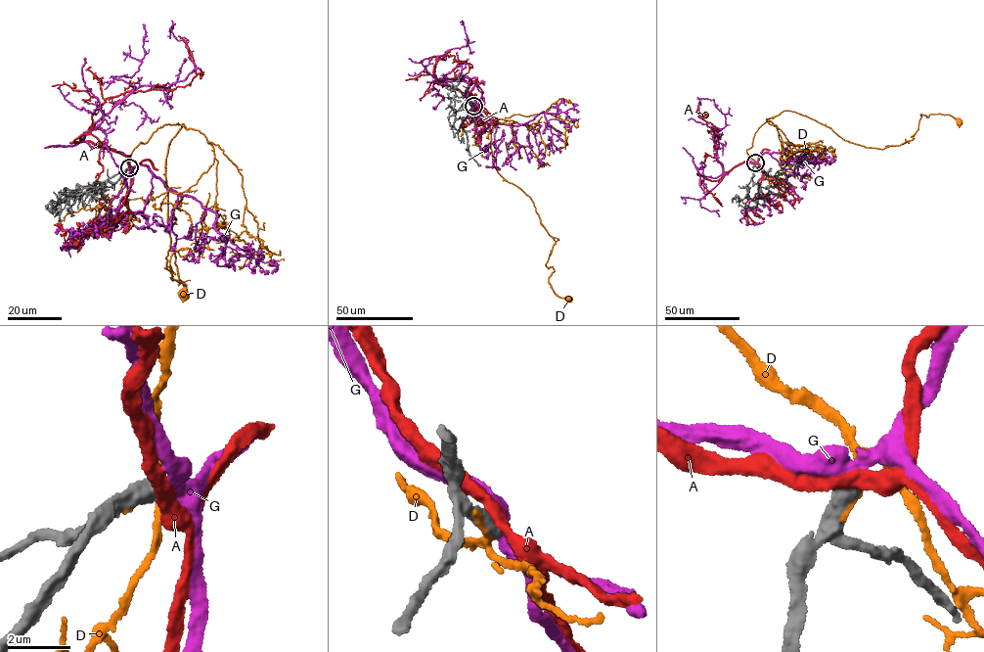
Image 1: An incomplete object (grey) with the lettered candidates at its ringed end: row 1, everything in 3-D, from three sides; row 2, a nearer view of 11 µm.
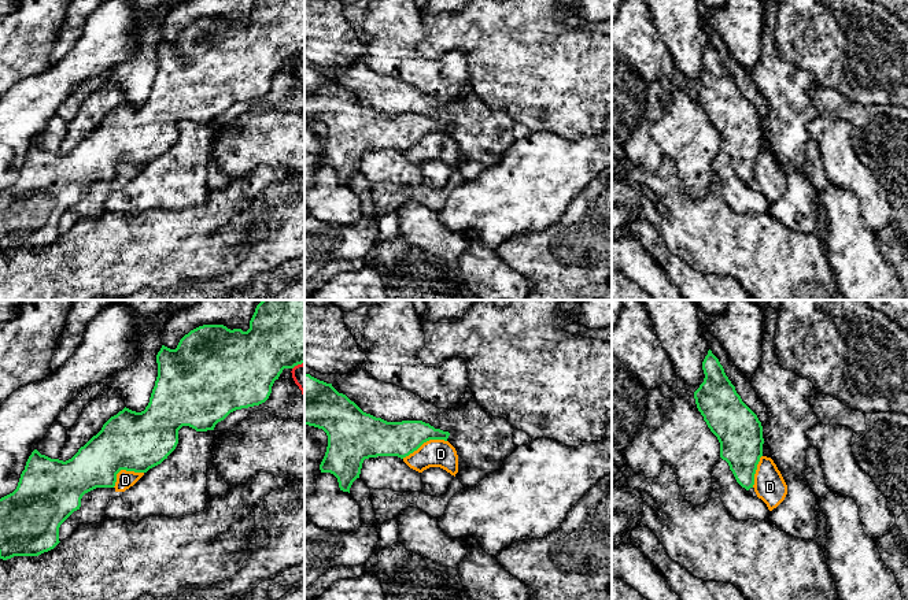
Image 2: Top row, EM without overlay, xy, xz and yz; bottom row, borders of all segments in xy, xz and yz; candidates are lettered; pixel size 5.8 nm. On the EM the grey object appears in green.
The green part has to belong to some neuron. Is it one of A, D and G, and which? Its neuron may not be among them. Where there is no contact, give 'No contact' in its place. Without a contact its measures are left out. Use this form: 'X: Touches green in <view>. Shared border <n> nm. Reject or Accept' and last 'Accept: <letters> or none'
A: Touches green in xy. Shared border 80 nm. Reject
D: Touches green in xz. Shared border 280 nm. Reject
G: No contact. Reject
Accept: none

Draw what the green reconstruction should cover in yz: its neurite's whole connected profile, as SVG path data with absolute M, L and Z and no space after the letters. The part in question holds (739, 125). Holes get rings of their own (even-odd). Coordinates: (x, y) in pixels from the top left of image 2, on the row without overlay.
M710 42L702 63L704 75L694 85L697 101L720 136L720 151L728 156L737 175L749 184L763 149L761 115L742 95Z

